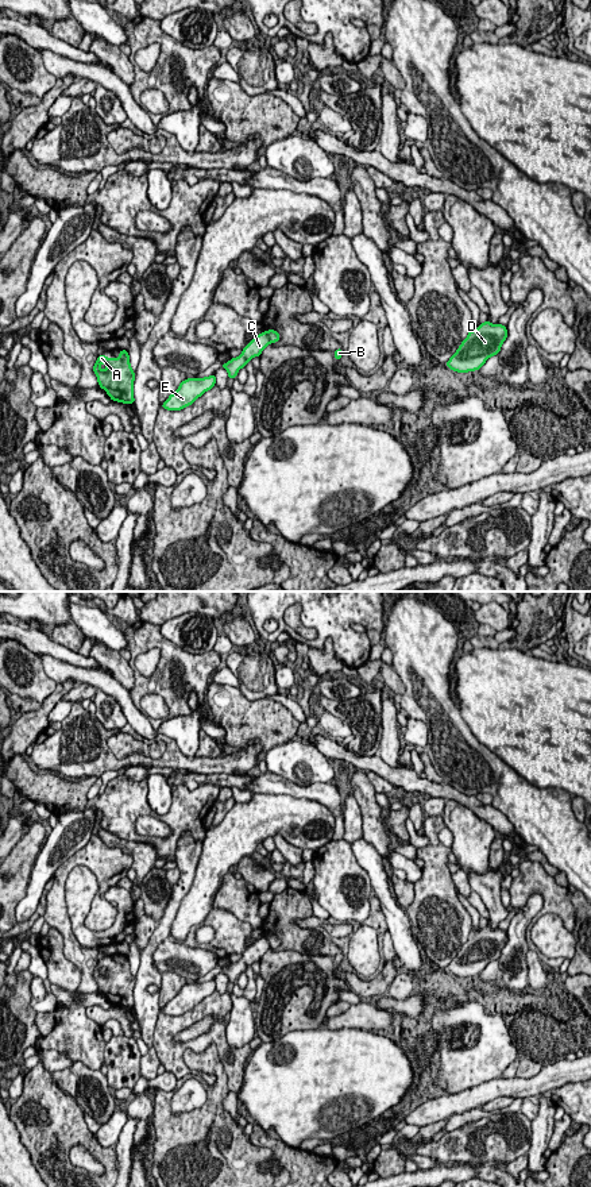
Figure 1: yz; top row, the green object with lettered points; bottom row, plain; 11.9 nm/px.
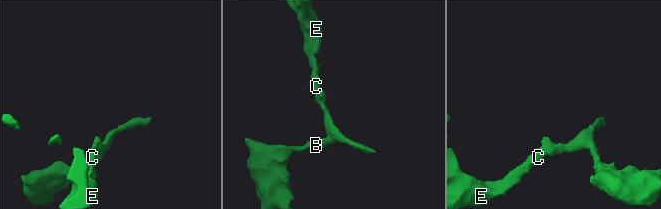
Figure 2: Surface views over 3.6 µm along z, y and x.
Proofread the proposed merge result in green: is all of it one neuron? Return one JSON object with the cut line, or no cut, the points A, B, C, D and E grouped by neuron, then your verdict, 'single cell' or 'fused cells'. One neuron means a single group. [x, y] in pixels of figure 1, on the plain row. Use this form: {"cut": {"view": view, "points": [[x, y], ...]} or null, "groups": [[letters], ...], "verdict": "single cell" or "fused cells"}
{"cut": {"view": "yz", "points": [[265, 937], [270, 947]]}, "groups": [["A", "C", "E"], ["B", "D"]], "verdict": "fused cells"}

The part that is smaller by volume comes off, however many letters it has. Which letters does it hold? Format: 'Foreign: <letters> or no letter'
Foreign: B, D

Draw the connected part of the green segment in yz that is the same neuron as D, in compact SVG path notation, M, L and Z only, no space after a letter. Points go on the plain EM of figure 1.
M487 925L468 937L445 971L457 978L479 975L490 961L499 959L506 943L505 930L491 929Z

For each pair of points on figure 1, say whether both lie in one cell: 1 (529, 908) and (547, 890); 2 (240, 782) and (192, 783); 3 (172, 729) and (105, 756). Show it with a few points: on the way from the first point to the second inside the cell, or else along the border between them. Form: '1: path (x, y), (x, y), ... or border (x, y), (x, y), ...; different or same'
1: border (537, 891), (543, 898), (543, 908), (528, 924); different
2: path (228, 781), (204, 779); same
3: border (158, 732), (169, 736), (184, 755); different

